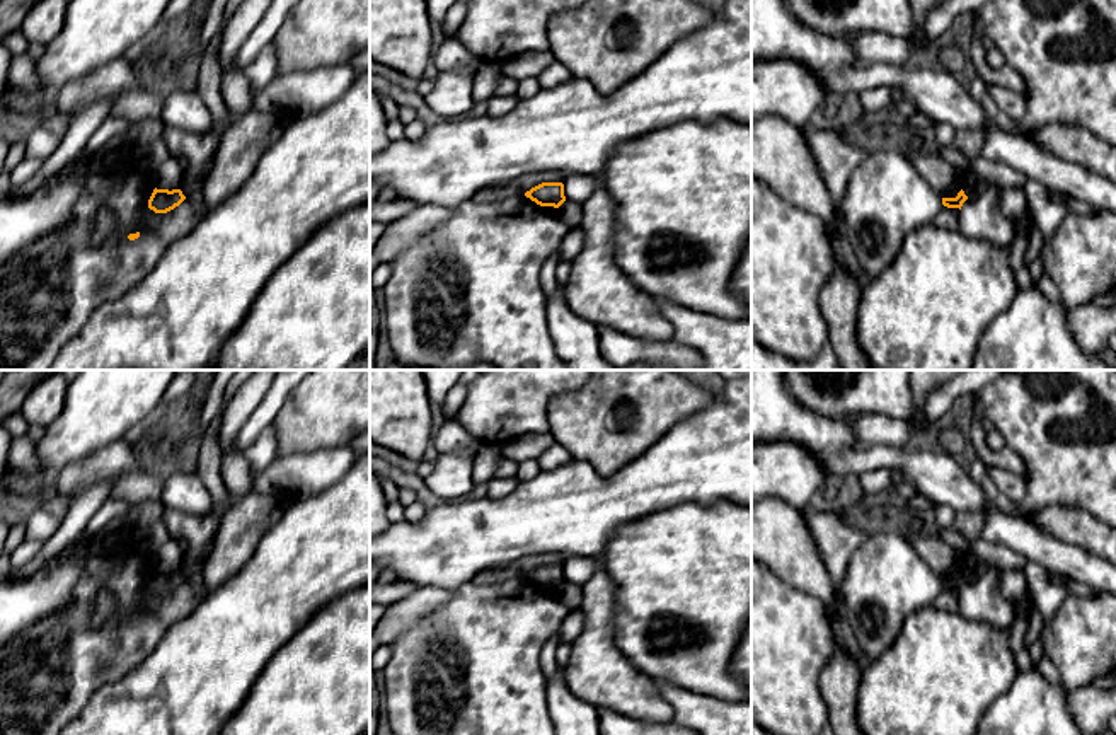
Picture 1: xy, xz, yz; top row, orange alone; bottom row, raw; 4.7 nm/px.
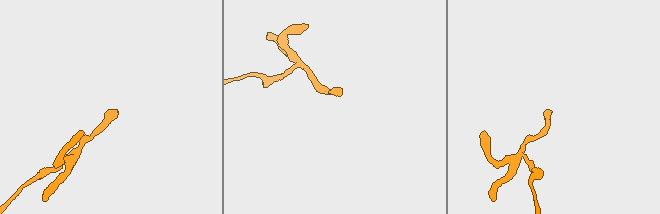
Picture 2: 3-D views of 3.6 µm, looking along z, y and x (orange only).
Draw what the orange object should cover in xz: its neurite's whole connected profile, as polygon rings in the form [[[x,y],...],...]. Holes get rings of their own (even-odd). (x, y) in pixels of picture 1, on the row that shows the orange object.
[[[542,182],[526,191],[525,196],[540,206],[559,208],[566,201],[562,182]]]

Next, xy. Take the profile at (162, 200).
[[[153,189],[150,200],[148,200],[148,208],[153,210],[155,213],[167,213],[179,206],[186,196],[182,194],[181,189]]]

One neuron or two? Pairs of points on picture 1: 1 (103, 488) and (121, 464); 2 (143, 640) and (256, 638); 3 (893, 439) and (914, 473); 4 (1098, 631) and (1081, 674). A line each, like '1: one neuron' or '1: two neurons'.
1: two neurons
2: two neurons
3: two neurons
4: one neuron

